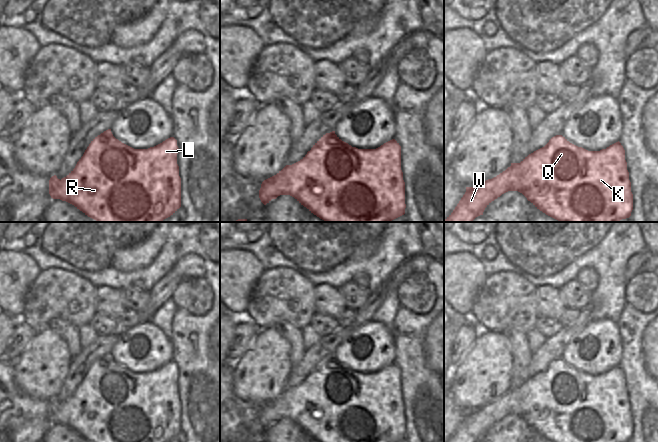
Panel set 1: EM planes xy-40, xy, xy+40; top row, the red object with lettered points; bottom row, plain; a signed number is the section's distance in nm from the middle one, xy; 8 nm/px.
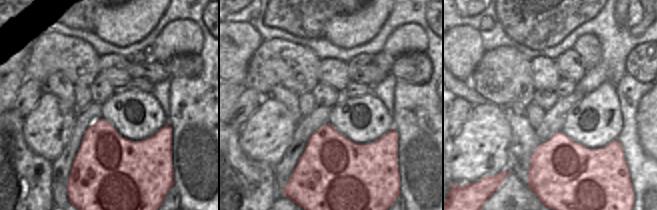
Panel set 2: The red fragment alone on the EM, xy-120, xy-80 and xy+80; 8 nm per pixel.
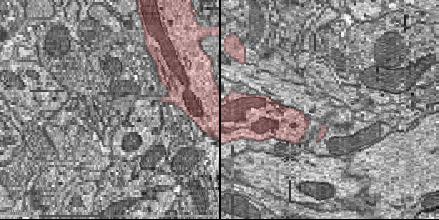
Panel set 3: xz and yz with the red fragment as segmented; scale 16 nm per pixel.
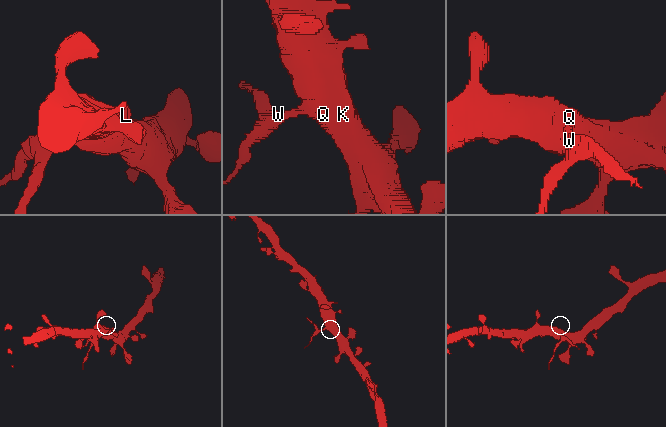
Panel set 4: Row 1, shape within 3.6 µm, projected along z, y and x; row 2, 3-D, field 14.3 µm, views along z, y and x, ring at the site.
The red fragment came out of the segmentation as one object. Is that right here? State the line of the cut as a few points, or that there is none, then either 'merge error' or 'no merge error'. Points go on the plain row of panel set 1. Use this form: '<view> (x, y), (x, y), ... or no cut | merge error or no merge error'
xy (284, 391), (285, 403), (277, 416), (277, 420) | merge error

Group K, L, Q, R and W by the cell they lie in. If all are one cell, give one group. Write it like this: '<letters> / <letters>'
K L Q R / W

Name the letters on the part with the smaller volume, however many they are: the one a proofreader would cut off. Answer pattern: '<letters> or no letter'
W

